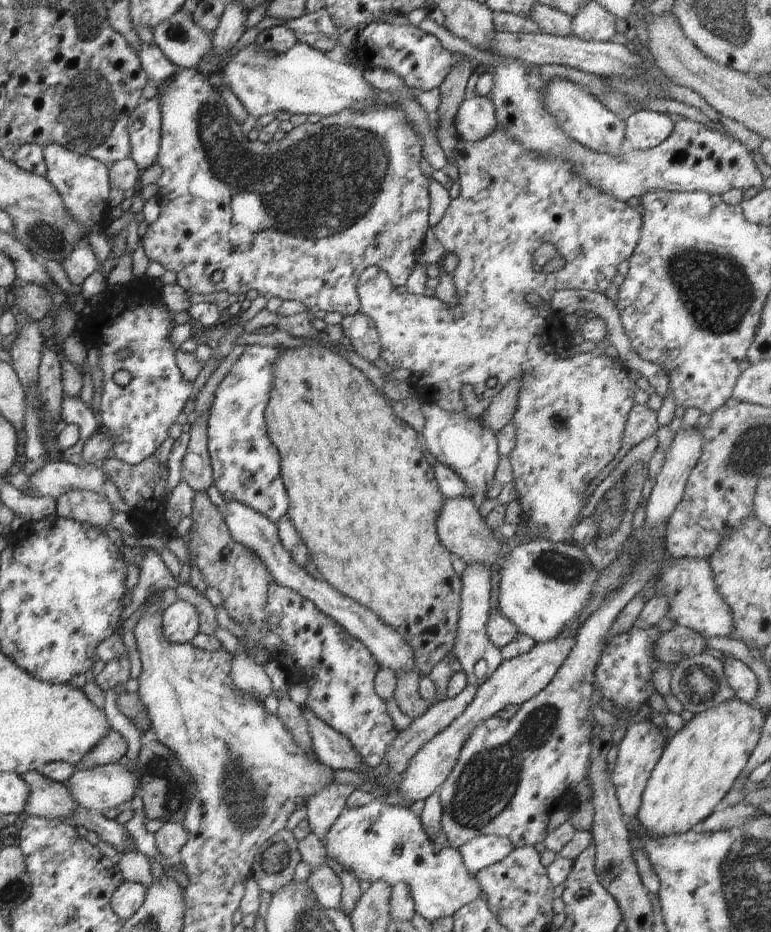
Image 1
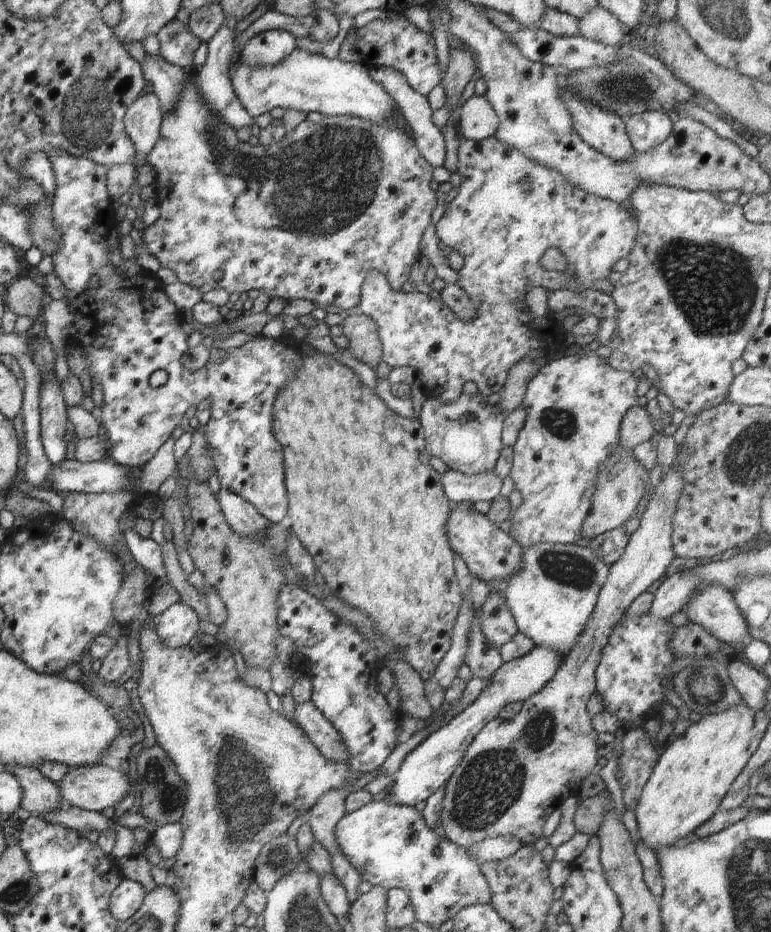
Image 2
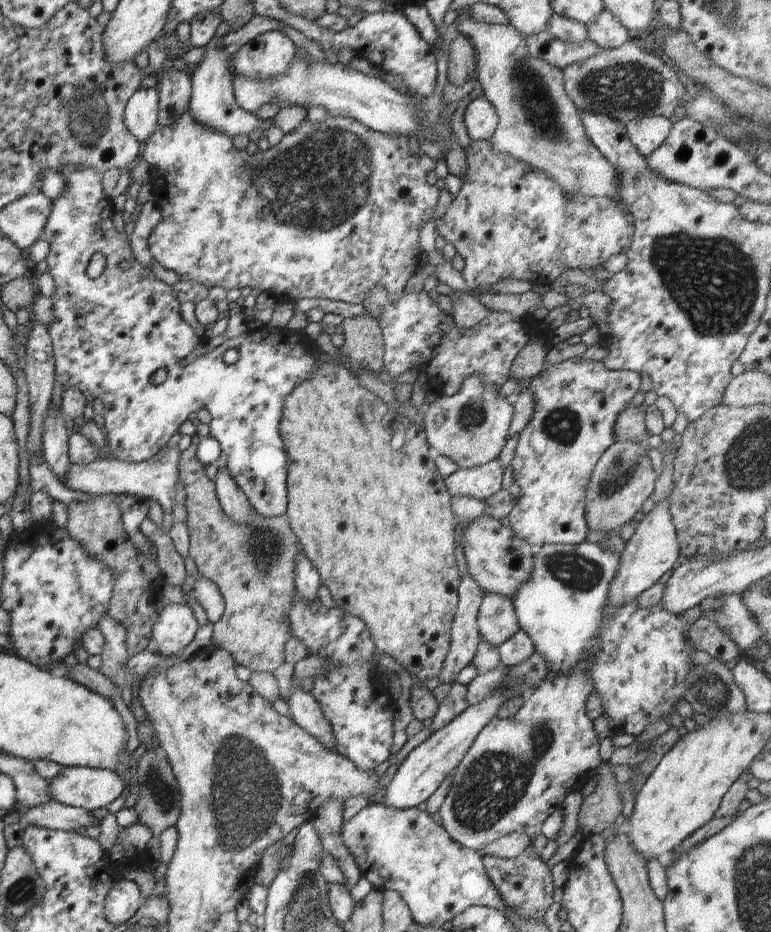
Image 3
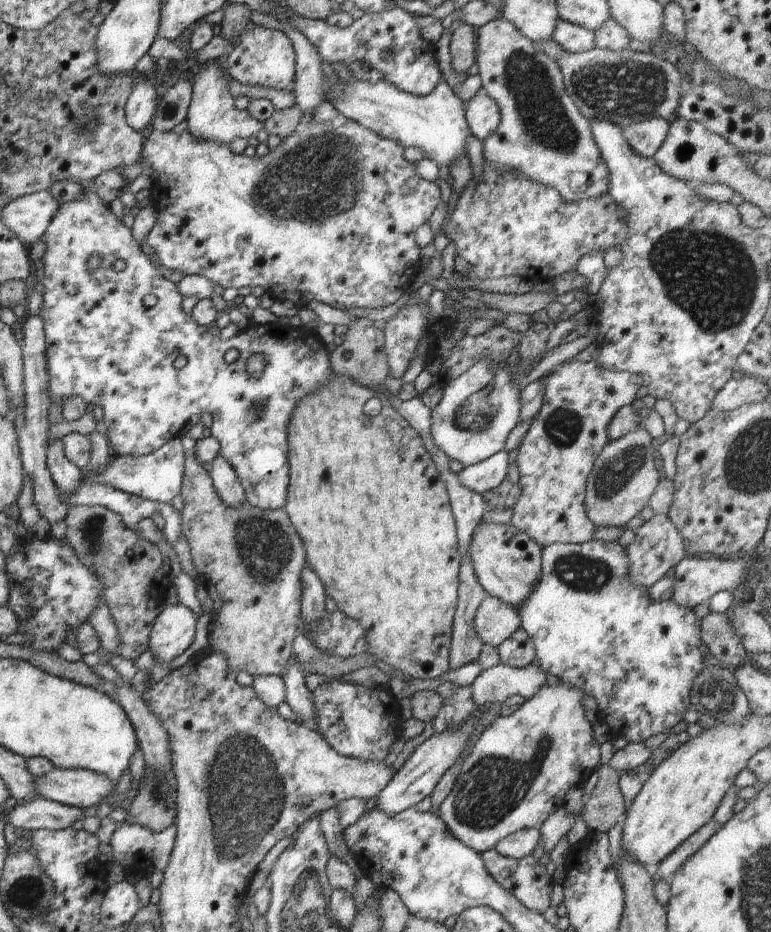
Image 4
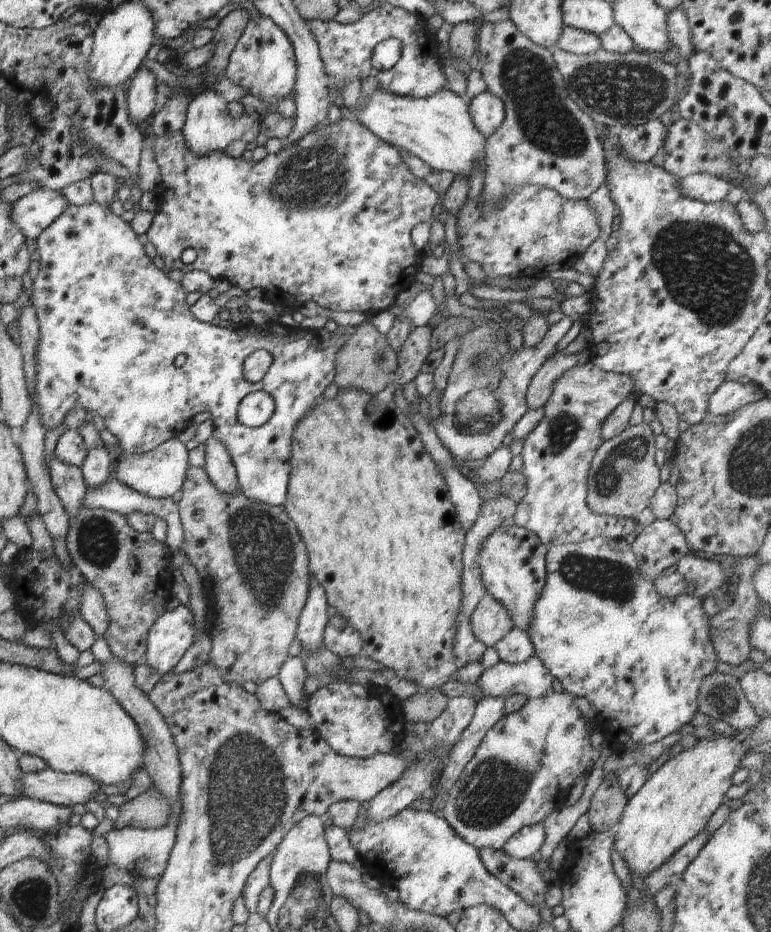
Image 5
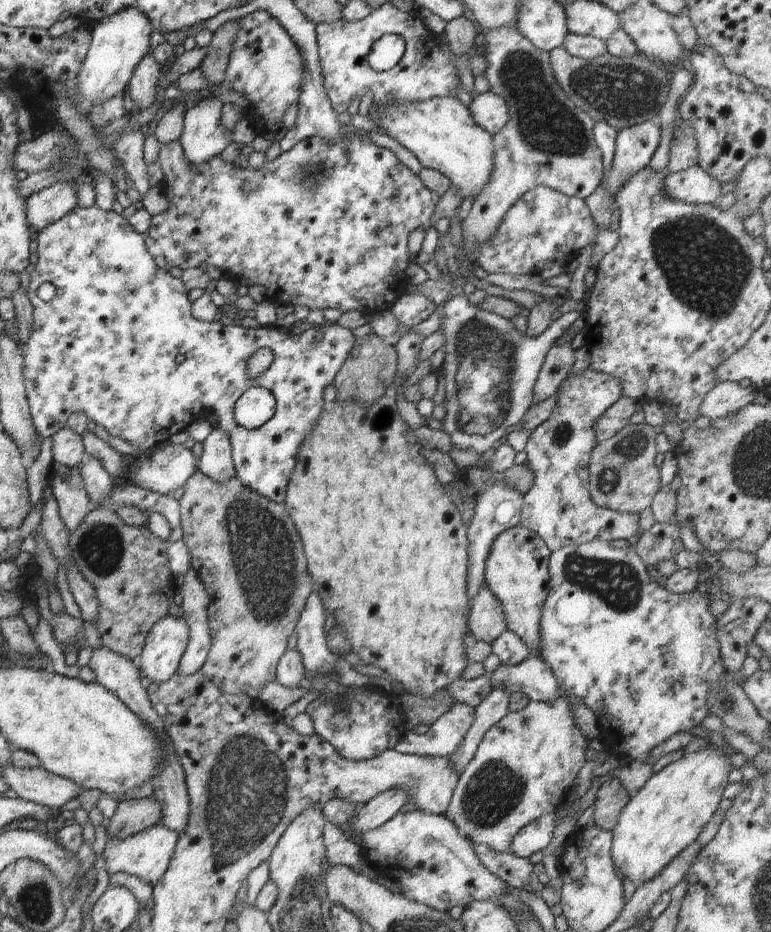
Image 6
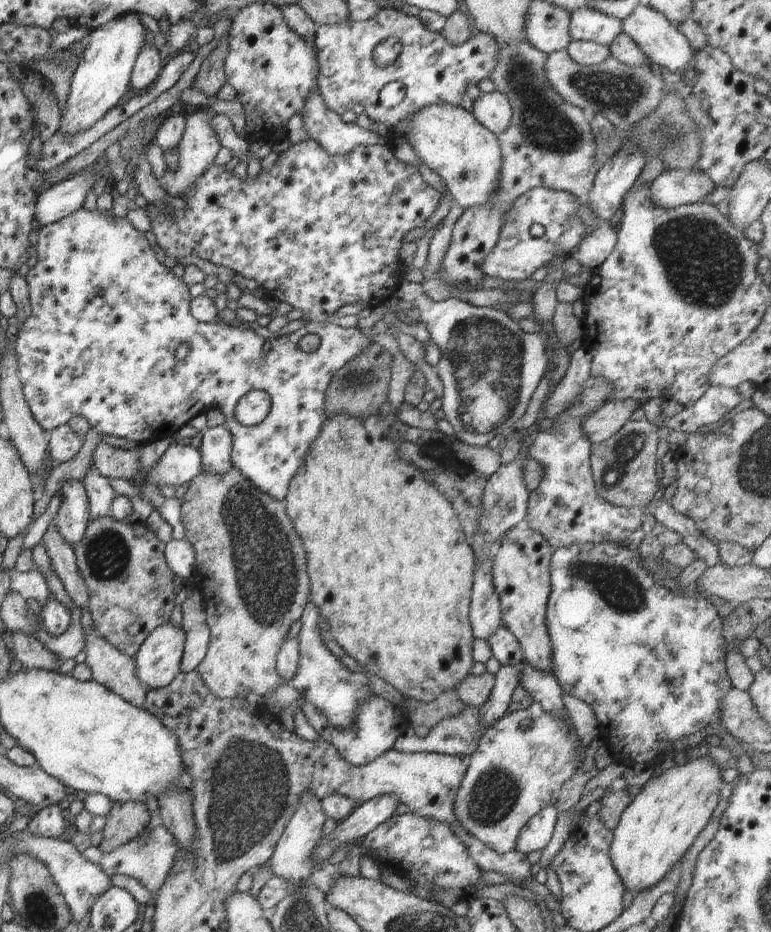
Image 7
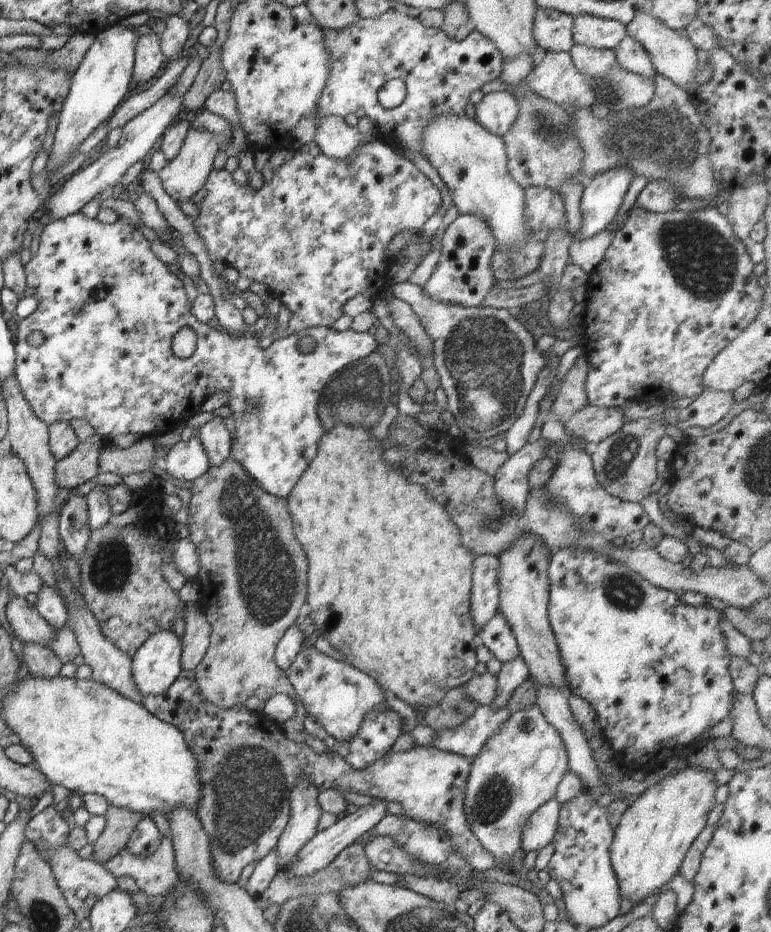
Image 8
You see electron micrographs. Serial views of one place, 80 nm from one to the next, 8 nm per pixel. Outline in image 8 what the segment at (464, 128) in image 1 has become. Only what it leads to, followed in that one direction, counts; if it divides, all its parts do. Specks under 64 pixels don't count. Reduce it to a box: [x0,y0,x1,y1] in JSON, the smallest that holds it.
[475,91,519,137]

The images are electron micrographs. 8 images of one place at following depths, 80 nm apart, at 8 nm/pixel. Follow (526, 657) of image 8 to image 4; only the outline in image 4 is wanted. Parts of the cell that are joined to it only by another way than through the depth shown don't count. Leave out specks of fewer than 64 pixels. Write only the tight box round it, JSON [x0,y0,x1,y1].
[469,524,543,610]

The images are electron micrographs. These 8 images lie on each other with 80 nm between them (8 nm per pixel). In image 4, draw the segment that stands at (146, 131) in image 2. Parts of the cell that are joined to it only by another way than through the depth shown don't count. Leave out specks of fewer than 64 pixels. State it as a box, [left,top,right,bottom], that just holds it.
[125,76,160,133]

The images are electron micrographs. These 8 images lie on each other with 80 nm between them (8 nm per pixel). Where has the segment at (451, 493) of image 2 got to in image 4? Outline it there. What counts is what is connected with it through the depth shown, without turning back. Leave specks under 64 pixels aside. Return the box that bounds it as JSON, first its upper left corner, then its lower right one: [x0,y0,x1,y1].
[456,449,509,495]

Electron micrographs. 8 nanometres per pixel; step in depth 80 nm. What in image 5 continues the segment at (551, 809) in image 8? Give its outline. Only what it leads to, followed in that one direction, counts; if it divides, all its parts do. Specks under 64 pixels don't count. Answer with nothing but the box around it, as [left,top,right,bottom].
[502,821,546,859]

